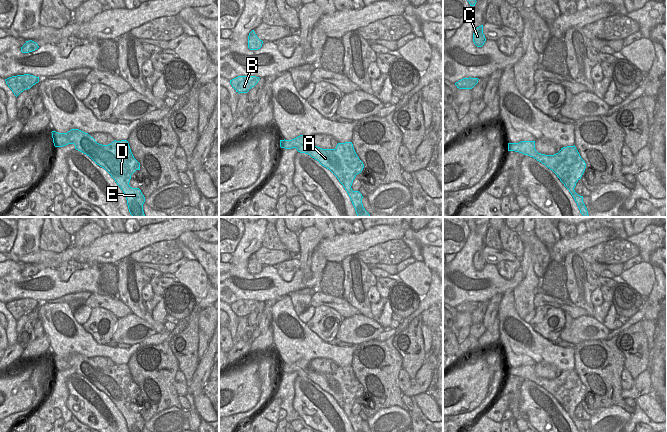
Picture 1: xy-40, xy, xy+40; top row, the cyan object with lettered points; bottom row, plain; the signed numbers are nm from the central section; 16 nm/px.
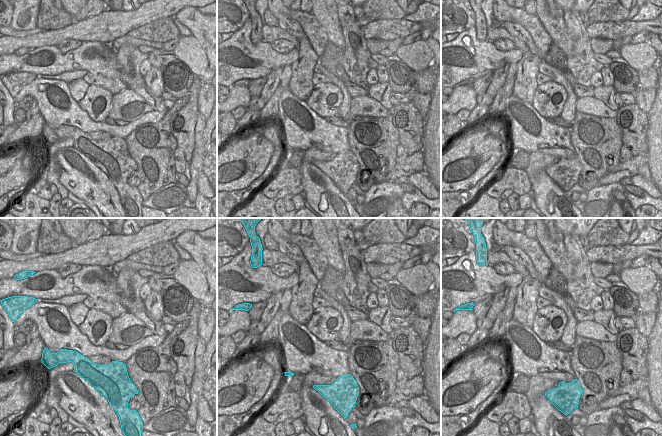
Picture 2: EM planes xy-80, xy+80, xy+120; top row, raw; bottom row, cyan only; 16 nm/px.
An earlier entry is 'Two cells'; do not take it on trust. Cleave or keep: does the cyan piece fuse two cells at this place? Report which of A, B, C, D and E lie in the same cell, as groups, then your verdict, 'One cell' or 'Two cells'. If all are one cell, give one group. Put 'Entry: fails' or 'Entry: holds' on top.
Entry: holds
Groups: A D E / B C. Two cells.

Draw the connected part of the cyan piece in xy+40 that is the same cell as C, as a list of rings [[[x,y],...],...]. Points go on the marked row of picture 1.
[[[483,25],[477,27],[473,33],[473,42],[477,47],[482,47],[486,41],[483,34]]]

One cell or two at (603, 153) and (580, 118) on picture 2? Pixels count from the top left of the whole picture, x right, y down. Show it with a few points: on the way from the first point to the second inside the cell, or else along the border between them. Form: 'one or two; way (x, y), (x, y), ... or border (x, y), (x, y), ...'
one; way (597, 144), (597, 141), (585, 127)

